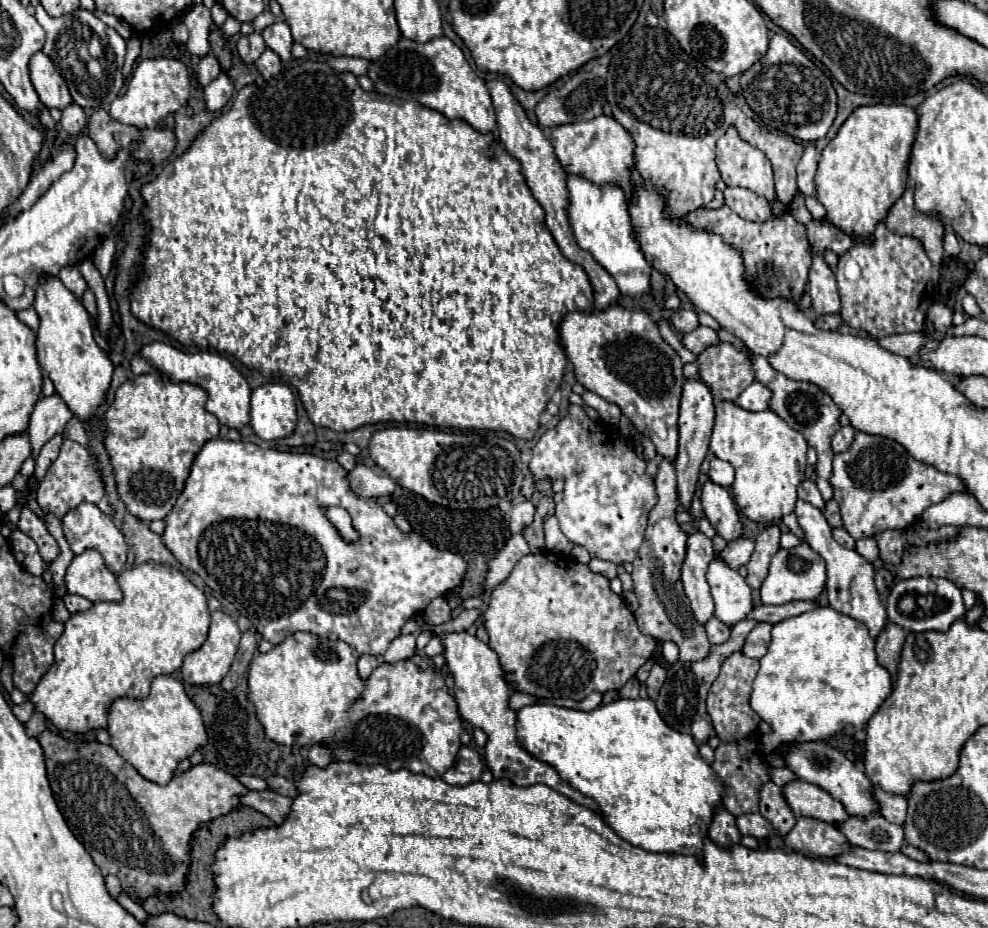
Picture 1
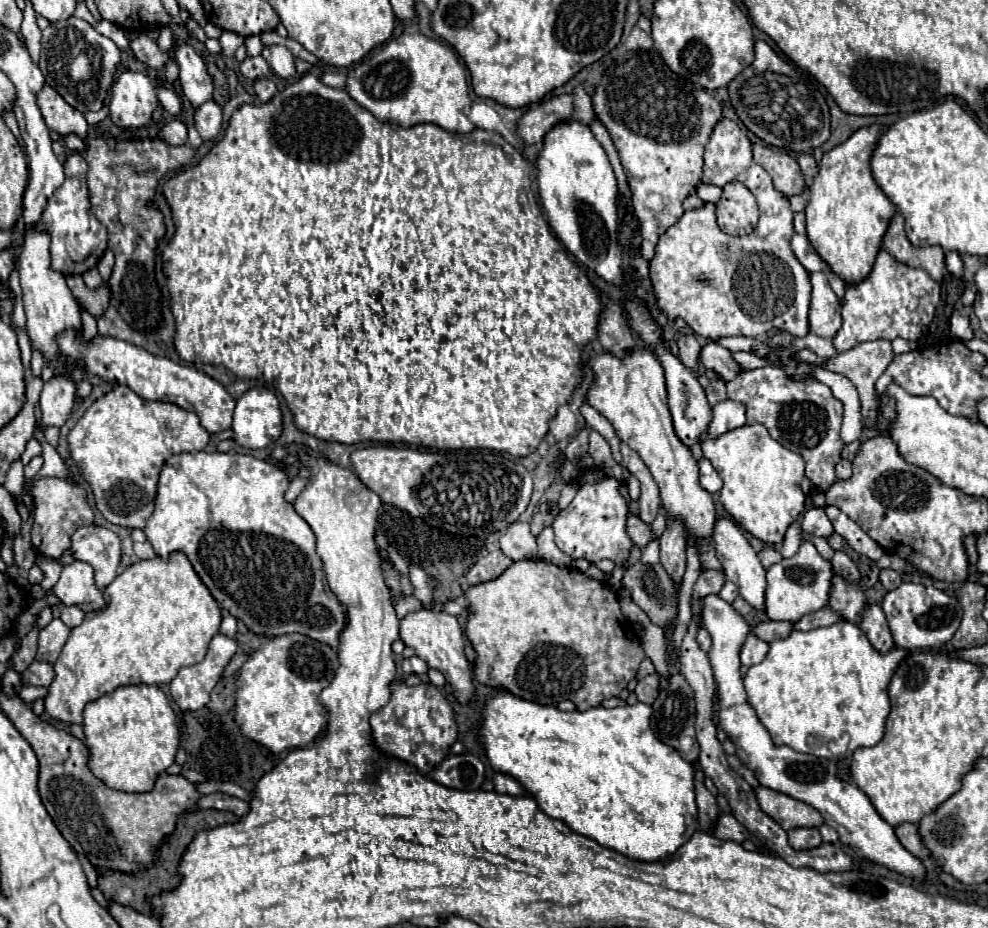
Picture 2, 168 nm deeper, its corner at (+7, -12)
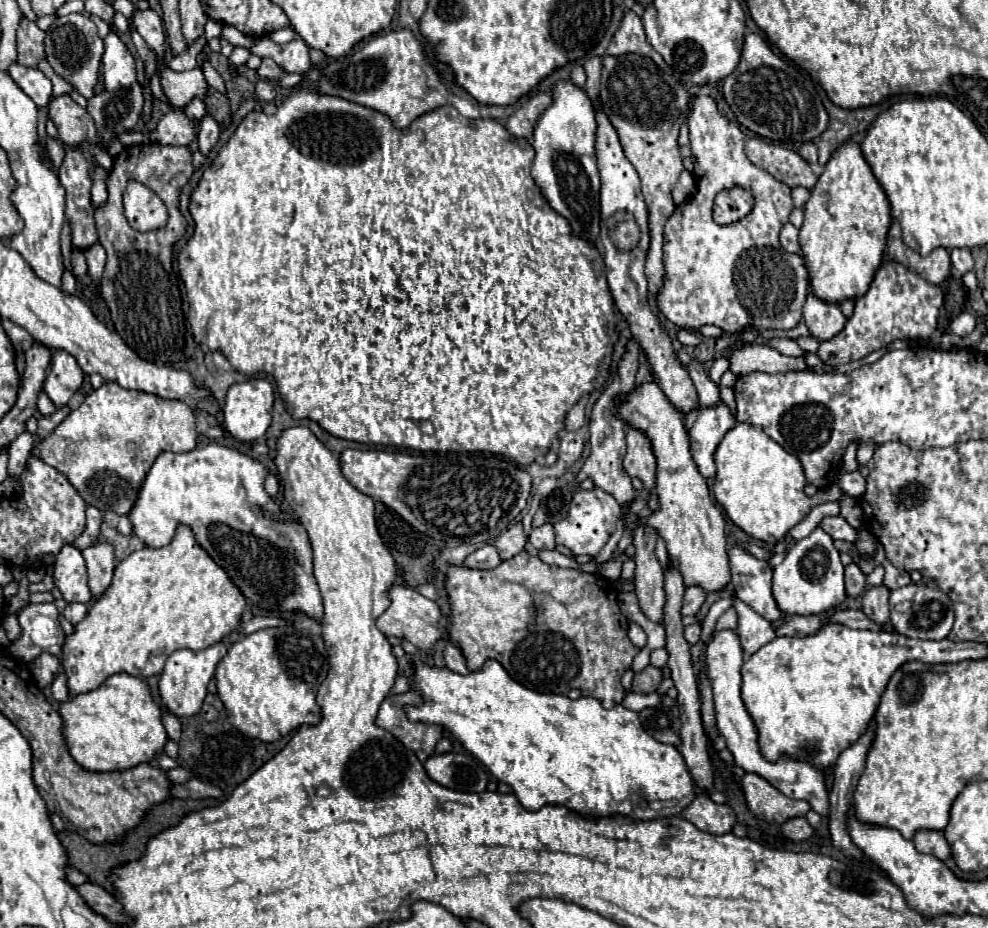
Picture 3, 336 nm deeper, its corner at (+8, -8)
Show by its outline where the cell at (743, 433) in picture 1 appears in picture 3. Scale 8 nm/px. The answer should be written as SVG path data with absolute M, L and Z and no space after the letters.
M736 423L716 451L718 473L714 477L714 497L724 507L727 517L750 537L774 545L800 523L812 507L825 502L839 502L842 491L834 484L817 495L808 497L804 493L804 471L800 461L774 443L760 427L748 423Z

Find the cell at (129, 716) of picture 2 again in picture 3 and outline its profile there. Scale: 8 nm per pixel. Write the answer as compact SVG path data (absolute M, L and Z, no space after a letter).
M116 673L98 689L60 703L60 717L70 755L88 771L124 771L148 763L168 741L160 707L152 699L148 685L128 673Z

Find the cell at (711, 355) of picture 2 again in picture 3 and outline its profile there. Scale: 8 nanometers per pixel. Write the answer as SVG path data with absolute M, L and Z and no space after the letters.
M742 345L734 347L728 355L730 371L748 375L754 371L764 373L786 373L786 371L806 371L808 365L804 357L786 357L768 345Z

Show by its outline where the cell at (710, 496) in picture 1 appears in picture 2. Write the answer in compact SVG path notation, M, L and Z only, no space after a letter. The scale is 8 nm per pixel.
M717 517L715 525L713 525L713 533L711 533L711 541L717 553L717 559L721 561L725 575L729 581L733 581L739 587L739 595L749 601L753 605L753 609L763 609L763 601L765 601L765 569L757 557L757 553L753 551L753 547L749 545L749 541L743 537L741 529L729 521L727 517Z

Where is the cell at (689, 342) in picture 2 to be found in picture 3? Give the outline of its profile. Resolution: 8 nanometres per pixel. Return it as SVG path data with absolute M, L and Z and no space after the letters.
M692 361L692 363L690 363L688 373L690 373L692 383L694 383L694 387L696 387L700 407L716 407L716 405L722 403L722 401L720 401L720 387L718 387L718 383L714 383L714 381L704 373L704 367L702 367L698 361Z

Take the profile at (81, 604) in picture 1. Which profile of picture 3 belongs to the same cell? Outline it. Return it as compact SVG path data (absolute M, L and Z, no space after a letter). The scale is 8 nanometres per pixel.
M68 603L66 609L64 609L64 617L72 623L72 625L78 625L88 613L88 605L84 603Z

